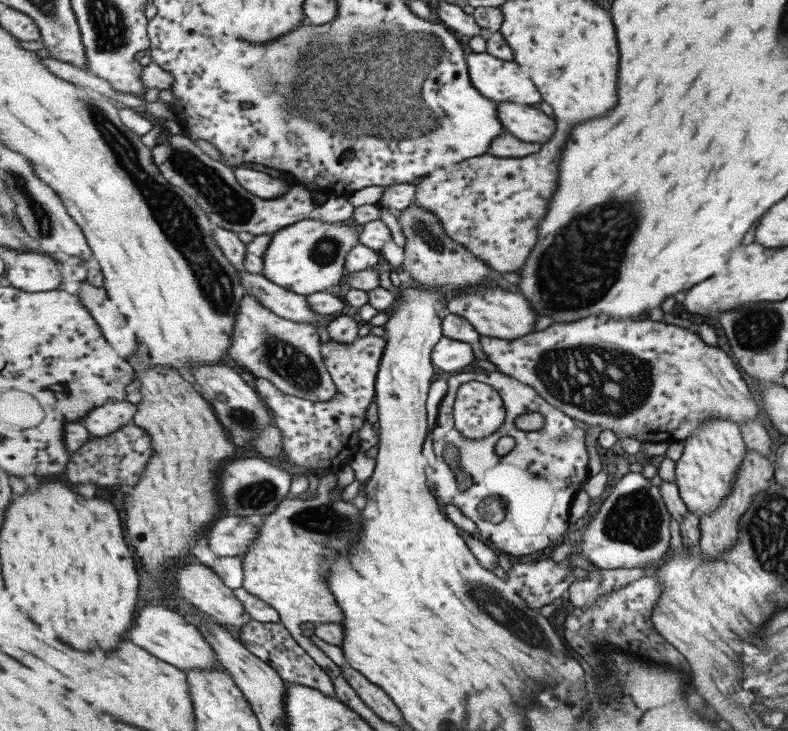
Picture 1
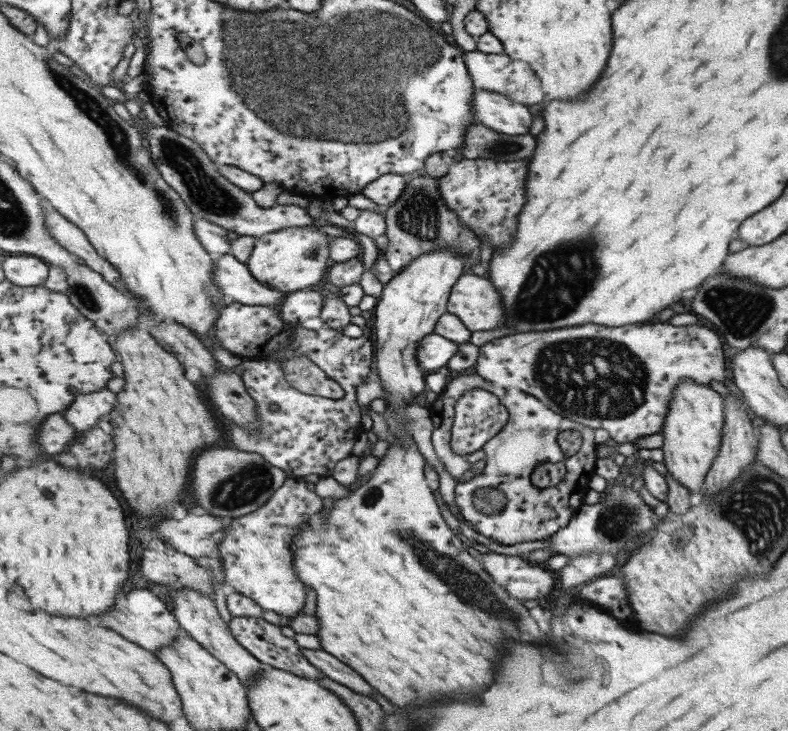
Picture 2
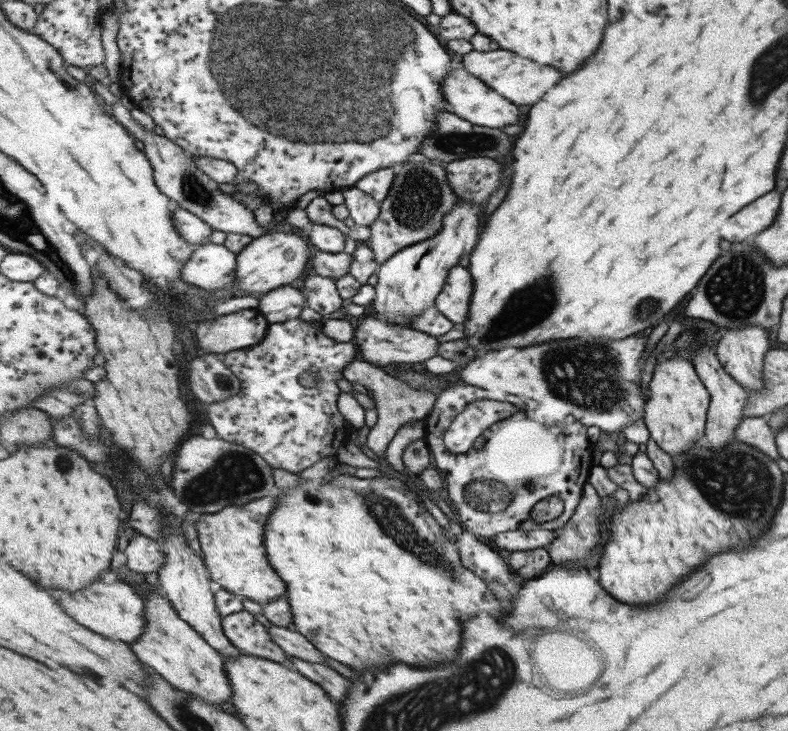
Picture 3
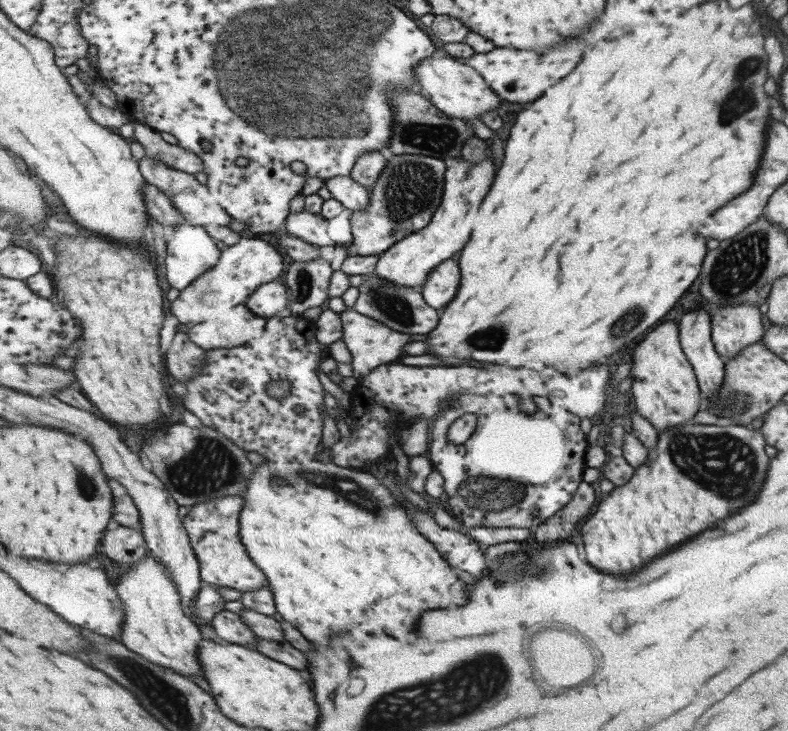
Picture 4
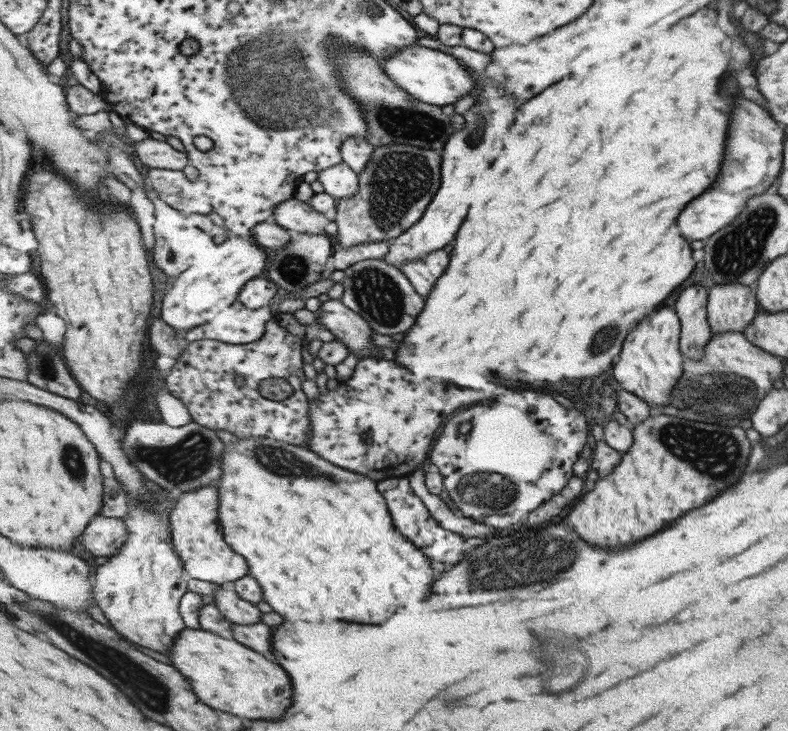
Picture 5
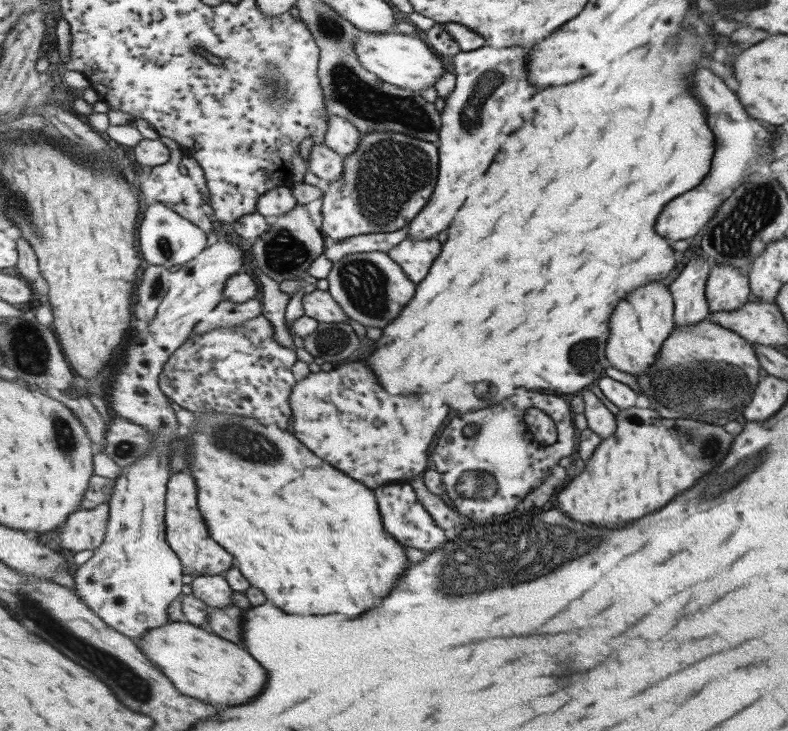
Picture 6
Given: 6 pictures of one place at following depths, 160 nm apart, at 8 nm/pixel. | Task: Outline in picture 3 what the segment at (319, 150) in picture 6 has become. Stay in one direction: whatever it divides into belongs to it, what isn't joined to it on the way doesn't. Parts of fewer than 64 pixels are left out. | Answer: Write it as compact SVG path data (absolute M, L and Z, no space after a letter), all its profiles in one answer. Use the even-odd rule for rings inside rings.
M347 187L341 190L344 205L350 210L352 220L361 226L370 226L378 219L381 212L381 203L360 188Z

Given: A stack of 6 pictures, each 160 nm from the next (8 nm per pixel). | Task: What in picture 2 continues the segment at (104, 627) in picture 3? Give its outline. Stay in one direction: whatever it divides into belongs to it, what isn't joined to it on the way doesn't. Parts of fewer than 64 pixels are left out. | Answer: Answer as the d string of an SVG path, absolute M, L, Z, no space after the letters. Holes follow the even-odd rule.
M149 590L121 593L113 608L107 609L105 614L99 614L99 620L103 626L119 632L121 636L127 636L127 640L135 640L137 644L155 654L163 647L171 646L183 630L173 611Z

